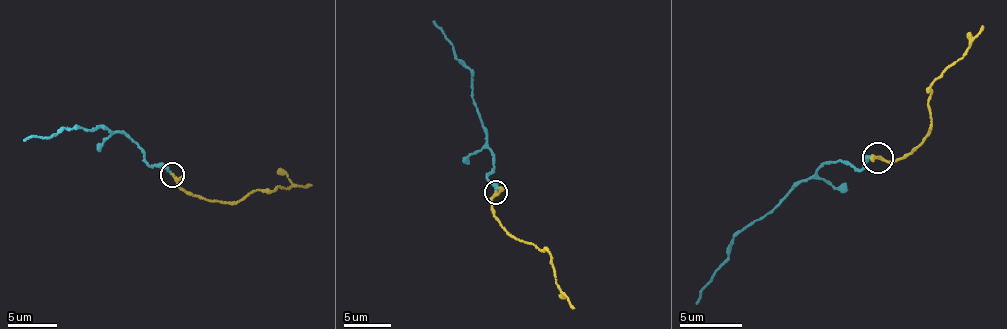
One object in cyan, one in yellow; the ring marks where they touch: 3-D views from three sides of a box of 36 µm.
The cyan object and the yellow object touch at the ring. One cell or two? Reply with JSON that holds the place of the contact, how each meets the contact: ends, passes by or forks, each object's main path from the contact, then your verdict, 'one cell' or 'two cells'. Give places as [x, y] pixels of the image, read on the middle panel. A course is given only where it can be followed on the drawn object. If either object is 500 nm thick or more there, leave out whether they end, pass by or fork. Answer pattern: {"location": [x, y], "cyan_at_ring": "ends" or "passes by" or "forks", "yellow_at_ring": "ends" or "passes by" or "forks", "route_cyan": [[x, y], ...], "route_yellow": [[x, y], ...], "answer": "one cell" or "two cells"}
{"location": [495, 192], "cyan_at_ring": "ends", "yellow_at_ring": "passes by", "route_cyan": [[495, 192], [496, 184], [487, 174], [494, 167], [487, 128], [474, 104], [470, 70], [434, 20]], "route_yellow": [[495, 192], [493, 216], [515, 238], [548, 251], [555, 284], [575, 308]], "answer": "one cell"}

